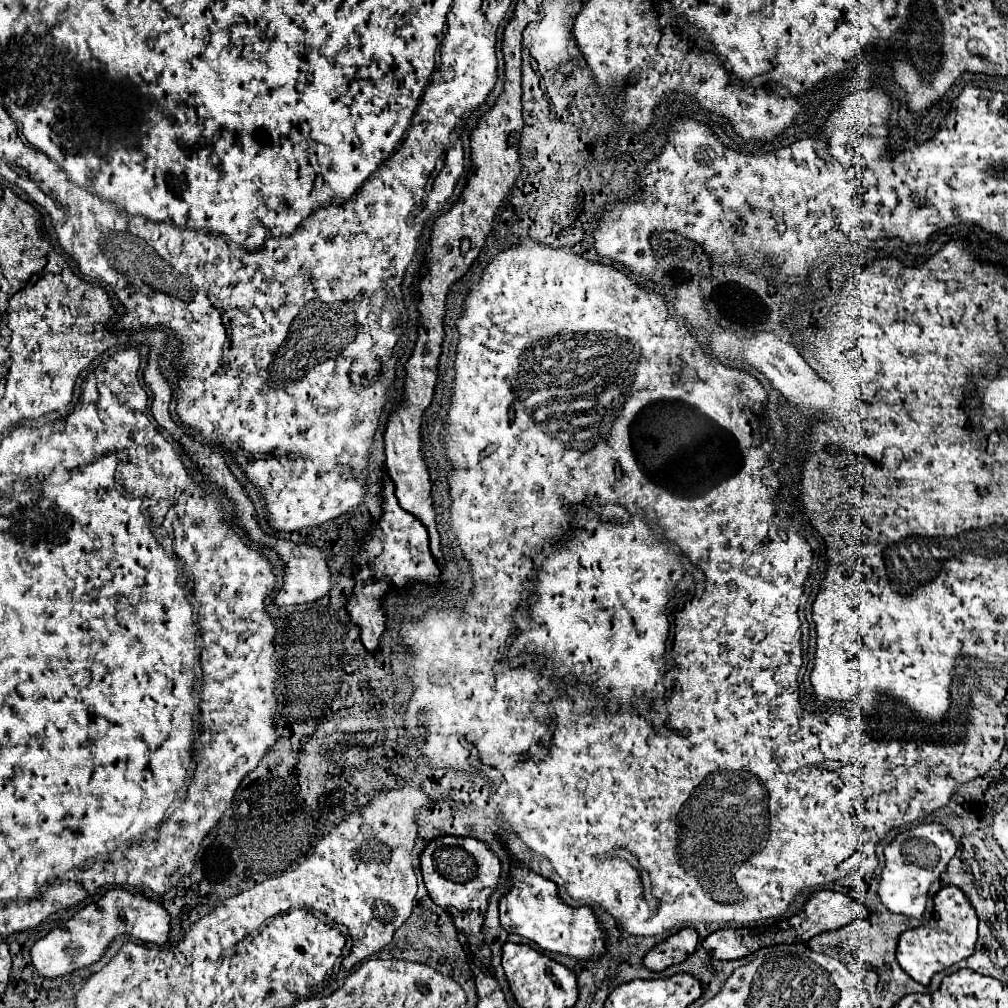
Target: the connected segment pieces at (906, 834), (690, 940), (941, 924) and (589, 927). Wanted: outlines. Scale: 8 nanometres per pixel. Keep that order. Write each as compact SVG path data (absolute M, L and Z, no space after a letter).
M921 823L917 827L899 831L885 847L885 867L879 881L879 897L883 905L893 913L921 919L927 903L927 891L931 883L947 869L947 863L955 851L957 841L941 823Z
M681 929L663 943L655 945L643 957L643 965L649 971L663 971L669 965L683 963L683 959L687 959L697 949L697 943L699 943L699 935L695 929Z
M941 887L933 897L935 909L927 923L901 933L897 943L897 961L901 969L921 985L929 985L931 977L973 955L977 943L977 913L971 901L957 887Z
M513 863L511 869L511 891L507 895L501 897L499 901L499 915L501 915L501 927L509 933L517 933L521 937L527 937L529 941L537 943L541 949L551 951L551 953L563 953L575 959L595 959L597 955L603 955L605 951L605 933L603 929L599 929L597 917L593 915L593 911L589 907L577 907L571 909L569 905L565 905L559 897L557 897L557 885L537 873L533 873L531 869L523 869L517 867L517 863Z

